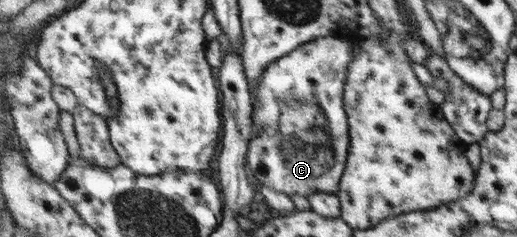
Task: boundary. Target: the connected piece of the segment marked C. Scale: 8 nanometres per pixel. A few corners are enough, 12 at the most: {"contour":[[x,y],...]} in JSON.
{"contour":[[352,38],[265,70],[246,158],[290,197],[338,192]]}

